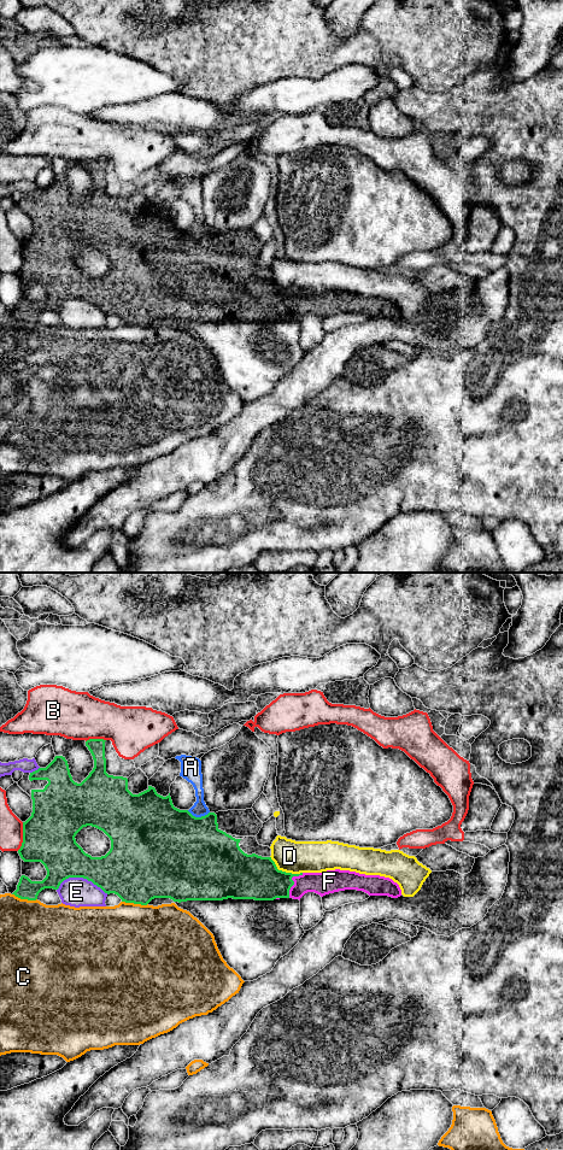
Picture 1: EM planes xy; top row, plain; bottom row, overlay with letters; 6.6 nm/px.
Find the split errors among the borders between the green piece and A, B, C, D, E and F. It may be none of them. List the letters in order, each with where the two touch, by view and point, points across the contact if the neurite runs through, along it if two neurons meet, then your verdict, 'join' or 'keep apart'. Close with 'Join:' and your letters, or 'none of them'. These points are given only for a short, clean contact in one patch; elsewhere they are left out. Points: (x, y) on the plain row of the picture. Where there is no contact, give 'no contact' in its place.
A: contact xy (198, 239); keep apart
B: contact xy (23, 258); keep apart
C: contact xy (135, 324); keep apart
D: contact xy (283, 293); border xy (270, 277), (279, 291), (301, 294); keep apart
E: contact xy (82, 298); keep apart
F: contact xy (293, 304); join
Join: F

